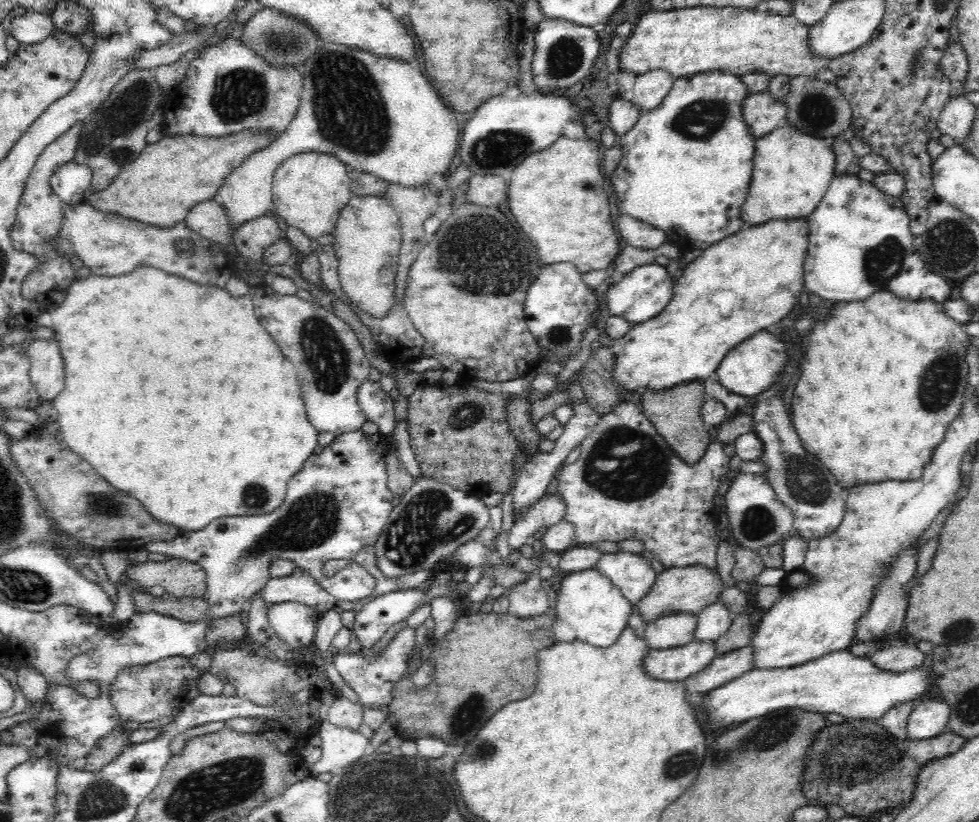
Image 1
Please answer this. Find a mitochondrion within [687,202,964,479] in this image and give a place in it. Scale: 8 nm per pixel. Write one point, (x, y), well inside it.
(887, 261)

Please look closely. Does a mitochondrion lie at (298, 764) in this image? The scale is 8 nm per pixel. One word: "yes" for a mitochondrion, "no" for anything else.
no

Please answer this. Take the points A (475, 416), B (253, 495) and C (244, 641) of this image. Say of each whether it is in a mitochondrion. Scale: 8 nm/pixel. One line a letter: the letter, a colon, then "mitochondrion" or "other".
A: mitochondrion
B: mitochondrion
C: other

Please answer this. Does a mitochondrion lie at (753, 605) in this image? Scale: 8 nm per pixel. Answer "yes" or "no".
no

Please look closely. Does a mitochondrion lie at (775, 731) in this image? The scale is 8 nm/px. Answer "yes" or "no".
yes

